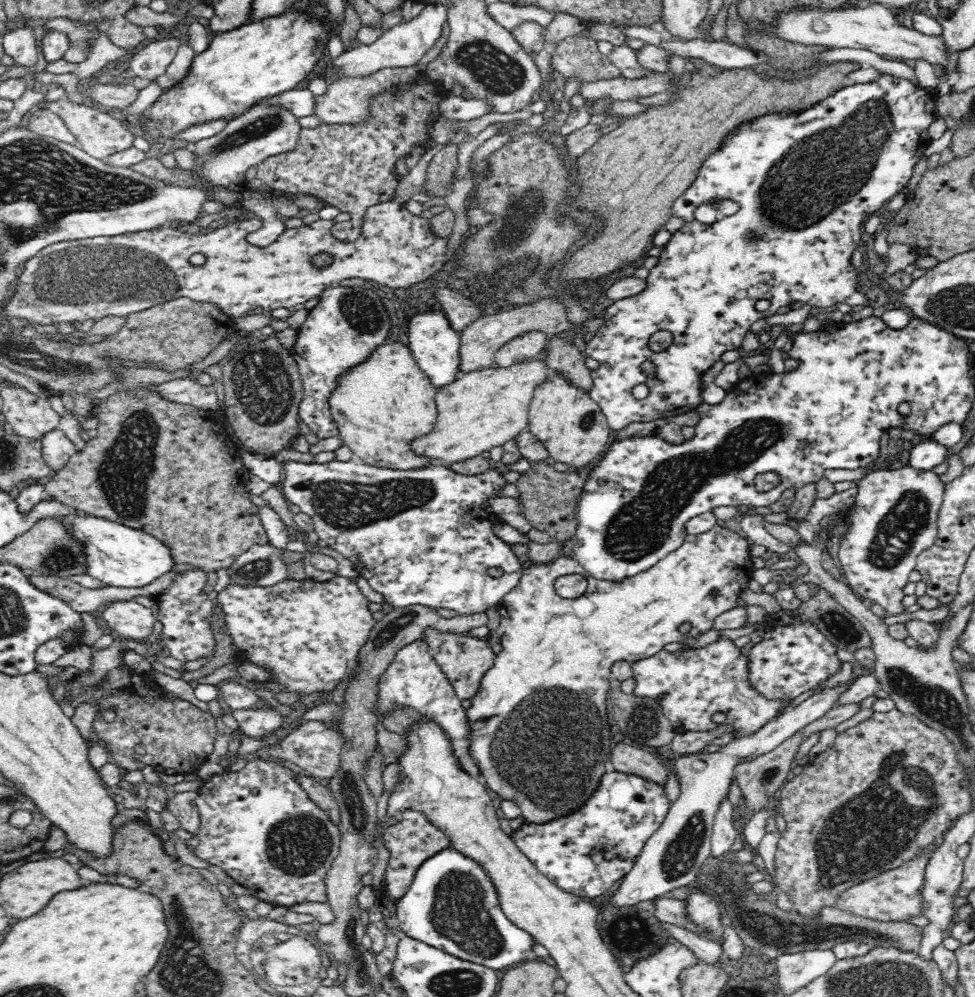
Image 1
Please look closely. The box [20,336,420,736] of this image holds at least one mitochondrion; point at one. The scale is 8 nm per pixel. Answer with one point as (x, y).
(124, 474)

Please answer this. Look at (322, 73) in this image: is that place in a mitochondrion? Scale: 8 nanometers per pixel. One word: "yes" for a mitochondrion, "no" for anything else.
no

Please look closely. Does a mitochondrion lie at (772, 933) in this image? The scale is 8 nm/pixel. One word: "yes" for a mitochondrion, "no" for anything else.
yes

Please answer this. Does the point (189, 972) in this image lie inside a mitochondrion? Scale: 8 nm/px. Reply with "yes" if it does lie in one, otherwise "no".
yes

